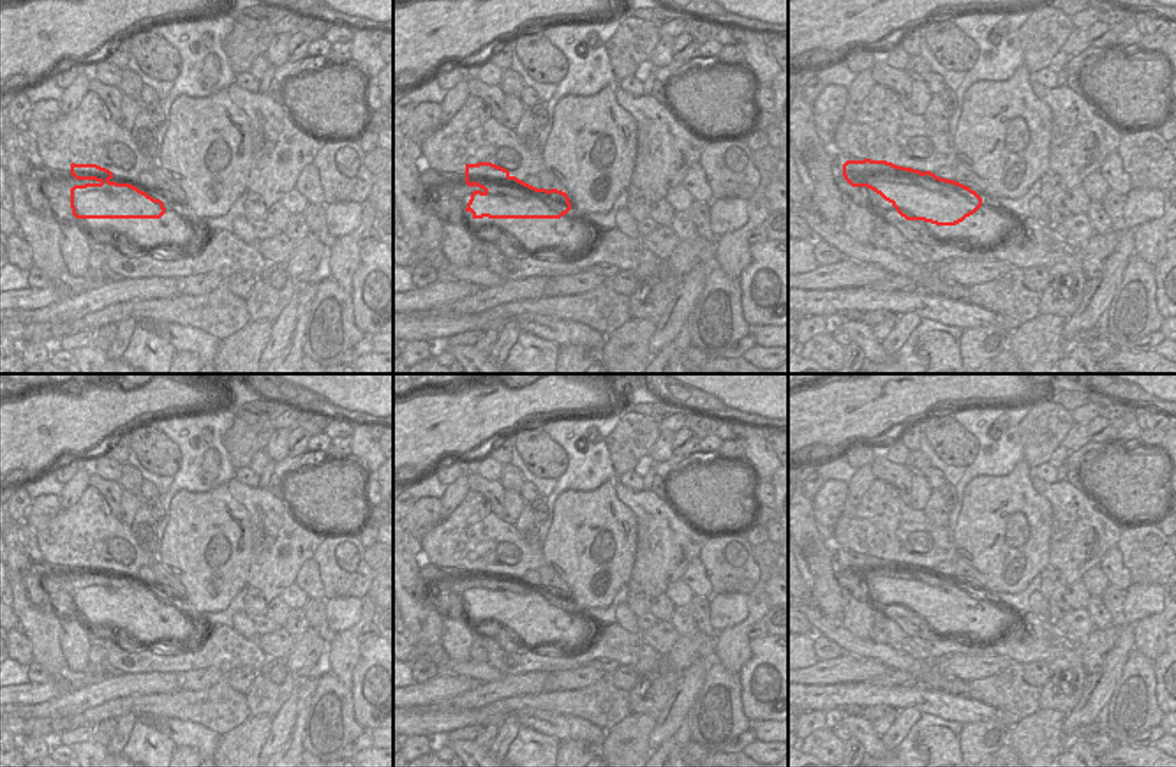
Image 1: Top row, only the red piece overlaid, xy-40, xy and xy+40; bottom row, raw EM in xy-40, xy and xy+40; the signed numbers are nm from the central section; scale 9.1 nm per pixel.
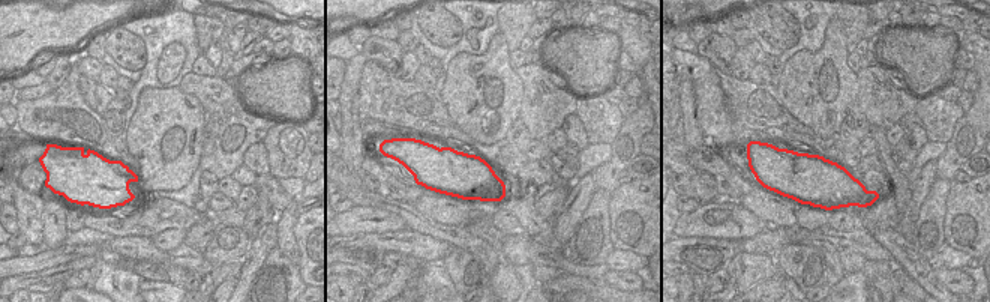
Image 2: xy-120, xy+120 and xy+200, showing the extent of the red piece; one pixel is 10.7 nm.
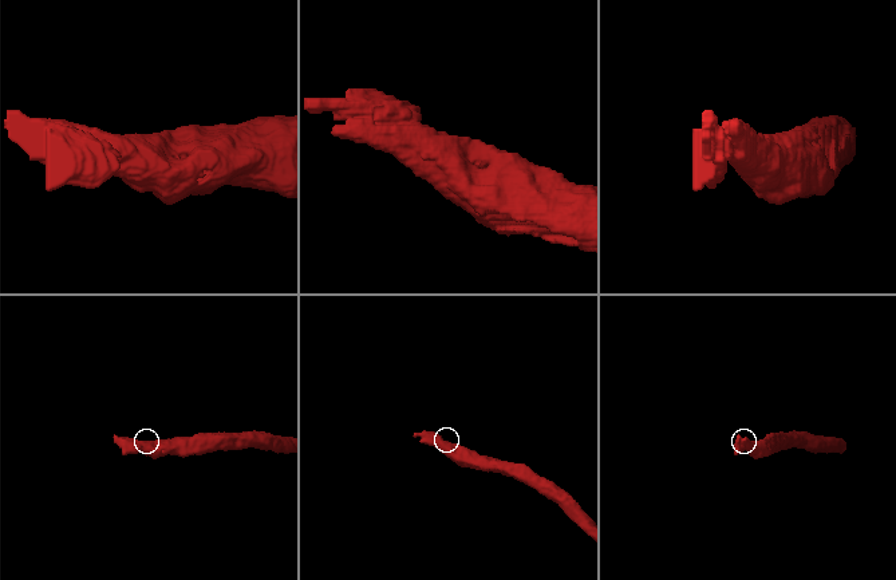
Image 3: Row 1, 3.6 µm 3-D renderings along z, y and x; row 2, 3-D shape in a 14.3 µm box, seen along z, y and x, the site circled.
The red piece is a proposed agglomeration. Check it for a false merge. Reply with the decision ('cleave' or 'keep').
keep

